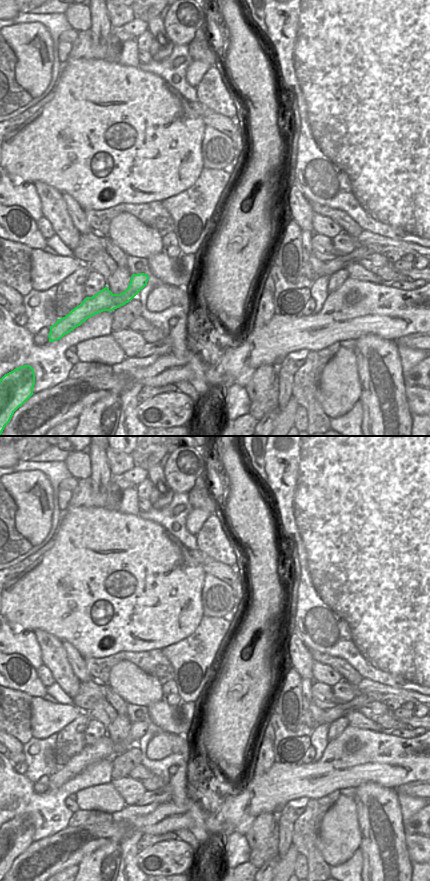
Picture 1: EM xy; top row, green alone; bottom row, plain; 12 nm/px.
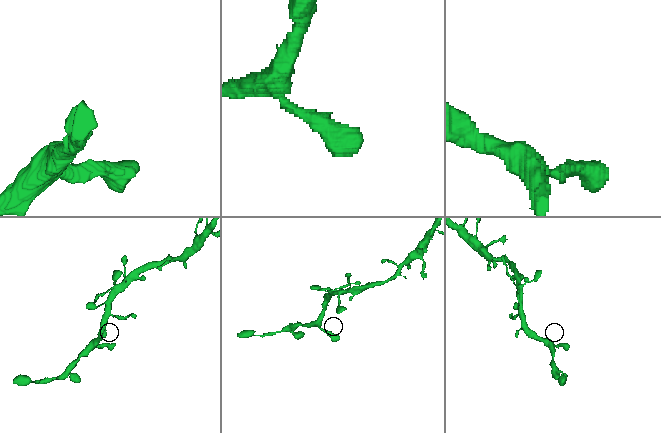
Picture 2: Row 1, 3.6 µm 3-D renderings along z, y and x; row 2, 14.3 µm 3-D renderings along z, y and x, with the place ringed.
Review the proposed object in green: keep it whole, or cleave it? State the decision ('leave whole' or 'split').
leave whole

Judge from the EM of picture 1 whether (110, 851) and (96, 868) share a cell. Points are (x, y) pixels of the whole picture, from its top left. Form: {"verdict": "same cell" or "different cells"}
{"verdict": "same cell"}

